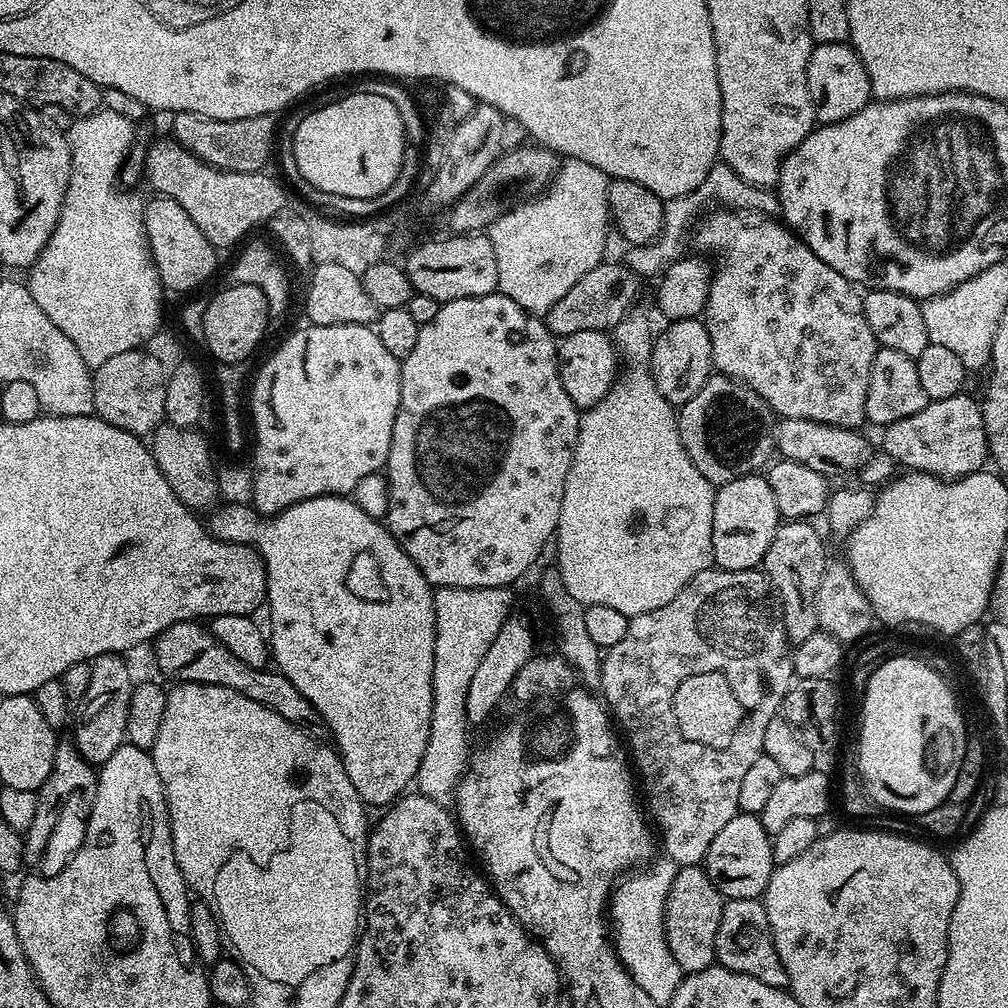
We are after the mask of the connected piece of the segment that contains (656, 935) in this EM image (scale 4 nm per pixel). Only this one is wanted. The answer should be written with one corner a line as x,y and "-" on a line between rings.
667,858
658,860
651,865
653,868
649,872
633,871
615,885
610,896
610,935
618,958
630,978
634,978
634,982
638,982
638,986
642,986
642,990
654,998
657,1006
667,1006
682,979
678,962
674,962
674,954
670,954
664,929
666,898
678,866

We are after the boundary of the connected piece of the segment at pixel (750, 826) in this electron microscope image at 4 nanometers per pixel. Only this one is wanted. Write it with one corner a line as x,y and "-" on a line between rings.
740,812
710,842
710,850
704,855
702,867
710,882
728,900
750,898
760,900
772,877
774,861
772,859
772,837
762,826
759,815

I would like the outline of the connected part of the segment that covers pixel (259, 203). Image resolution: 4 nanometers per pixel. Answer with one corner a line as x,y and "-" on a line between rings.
171,138
156,140
148,144
148,153
145,158
144,176
146,183
153,188
153,193
167,196
168,199
178,202
186,214
194,221
194,226
206,234
206,238
212,243
212,247
217,250
228,248
231,244
239,245
245,239
251,228
267,225
279,212
285,211
284,188
272,176
267,176
267,171
258,172
227,172
221,168
210,166
202,162
194,154
190,154

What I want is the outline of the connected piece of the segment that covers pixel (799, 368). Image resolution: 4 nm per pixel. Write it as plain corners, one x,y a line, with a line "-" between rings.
717,207
715,210
701,215
694,228
694,240
696,236
697,248
695,251
707,254
709,257
717,256
717,260
714,260
712,280
708,284
708,297
702,313
704,325
710,334
710,350
715,371
721,376
731,376
733,380
747,384
771,406
777,417
785,420
806,418
810,422
822,422
839,428
859,429
865,423
866,390
870,386
870,366
874,366
878,347
874,338
874,330
870,330
870,322
866,322
861,293
858,291
857,285
842,278
842,274
838,274
838,270
826,266
826,262
822,262
822,258
818,258
818,254
814,254
814,250
810,250
808,245
791,228
785,226
779,219
776,219
777,221
763,220
760,216
763,215
745,214
740,210

